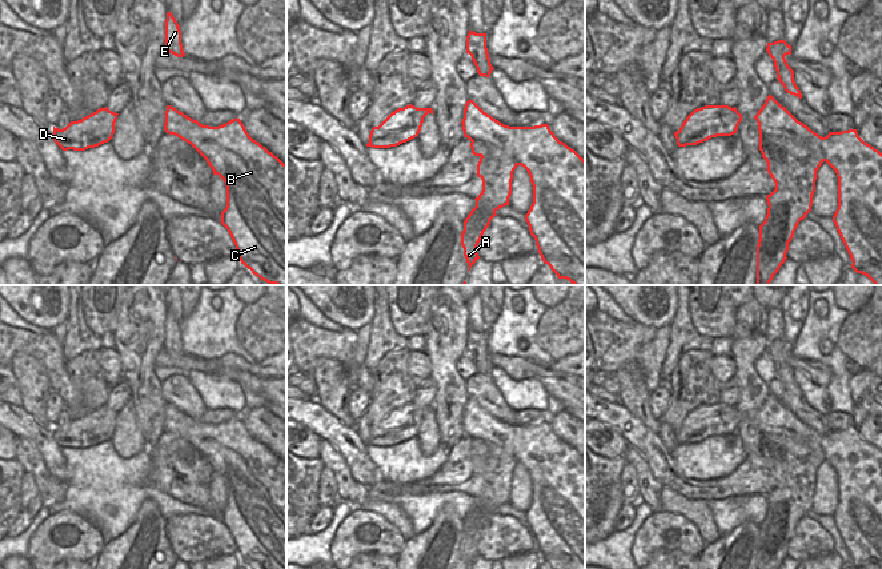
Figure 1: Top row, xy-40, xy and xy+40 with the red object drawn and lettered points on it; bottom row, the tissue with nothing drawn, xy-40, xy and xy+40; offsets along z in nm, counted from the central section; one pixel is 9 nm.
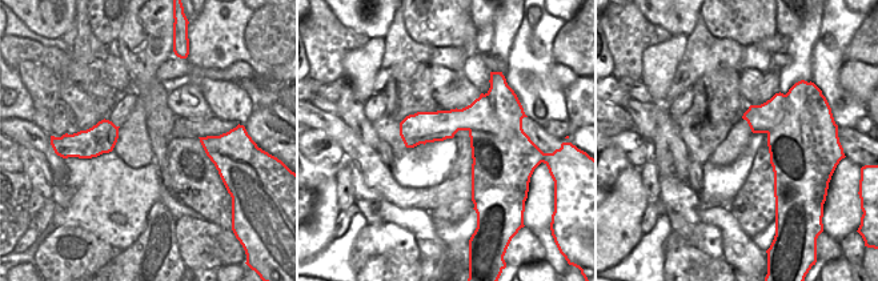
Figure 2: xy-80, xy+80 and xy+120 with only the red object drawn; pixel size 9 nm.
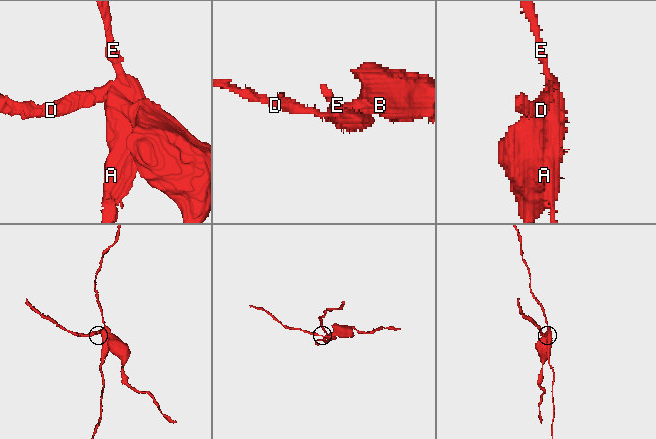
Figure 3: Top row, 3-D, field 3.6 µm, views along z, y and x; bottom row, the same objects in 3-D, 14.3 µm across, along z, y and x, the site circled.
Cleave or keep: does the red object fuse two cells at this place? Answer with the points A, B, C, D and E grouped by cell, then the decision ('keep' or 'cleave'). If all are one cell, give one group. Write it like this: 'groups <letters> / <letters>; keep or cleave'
groups A E / B C D; cleave

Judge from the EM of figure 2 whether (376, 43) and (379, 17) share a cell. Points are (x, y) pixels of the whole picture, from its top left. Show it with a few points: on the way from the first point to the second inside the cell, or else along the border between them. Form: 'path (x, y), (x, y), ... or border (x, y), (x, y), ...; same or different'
border (384, 36), (373, 36), (371, 39); different

